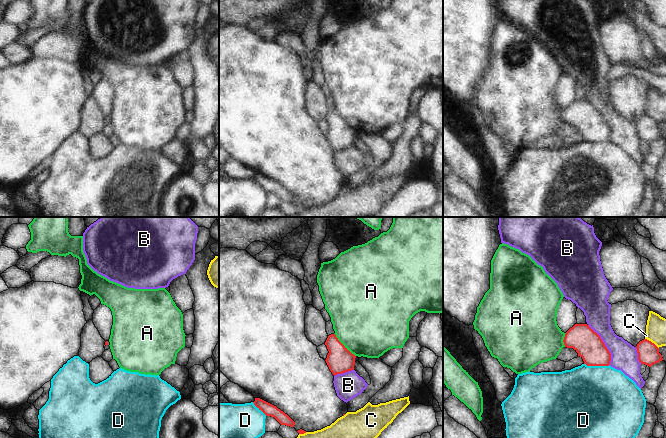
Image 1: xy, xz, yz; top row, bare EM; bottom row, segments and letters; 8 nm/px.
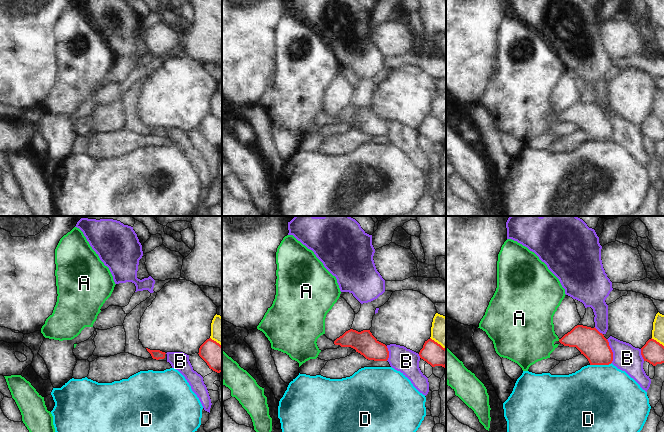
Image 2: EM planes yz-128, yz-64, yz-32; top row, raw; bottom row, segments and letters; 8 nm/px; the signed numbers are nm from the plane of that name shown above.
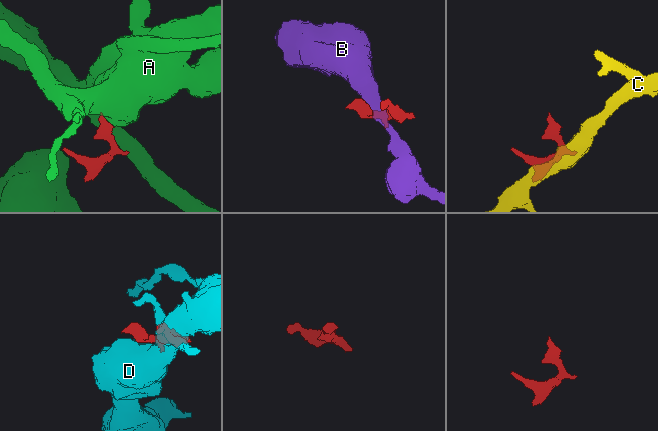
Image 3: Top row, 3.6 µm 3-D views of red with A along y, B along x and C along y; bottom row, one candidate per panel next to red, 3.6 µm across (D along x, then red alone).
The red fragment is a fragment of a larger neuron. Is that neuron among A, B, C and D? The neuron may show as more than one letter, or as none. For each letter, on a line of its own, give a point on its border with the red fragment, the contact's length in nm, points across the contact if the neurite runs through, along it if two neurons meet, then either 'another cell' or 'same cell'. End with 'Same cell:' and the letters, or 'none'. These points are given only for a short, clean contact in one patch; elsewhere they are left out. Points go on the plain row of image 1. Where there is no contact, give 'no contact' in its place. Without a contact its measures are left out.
A: xz (343, 121) | 260 nm | along xz (334, 109), (355, 132) | another cell
B: yz (604, 120) | 380 nm | along yz (588, 100), (608, 126), (610, 140) | another cell
C: yz (651, 118) | 140 nm | another cell
D: yz (597, 141) | 200 nm | another cell
Same cell: none

